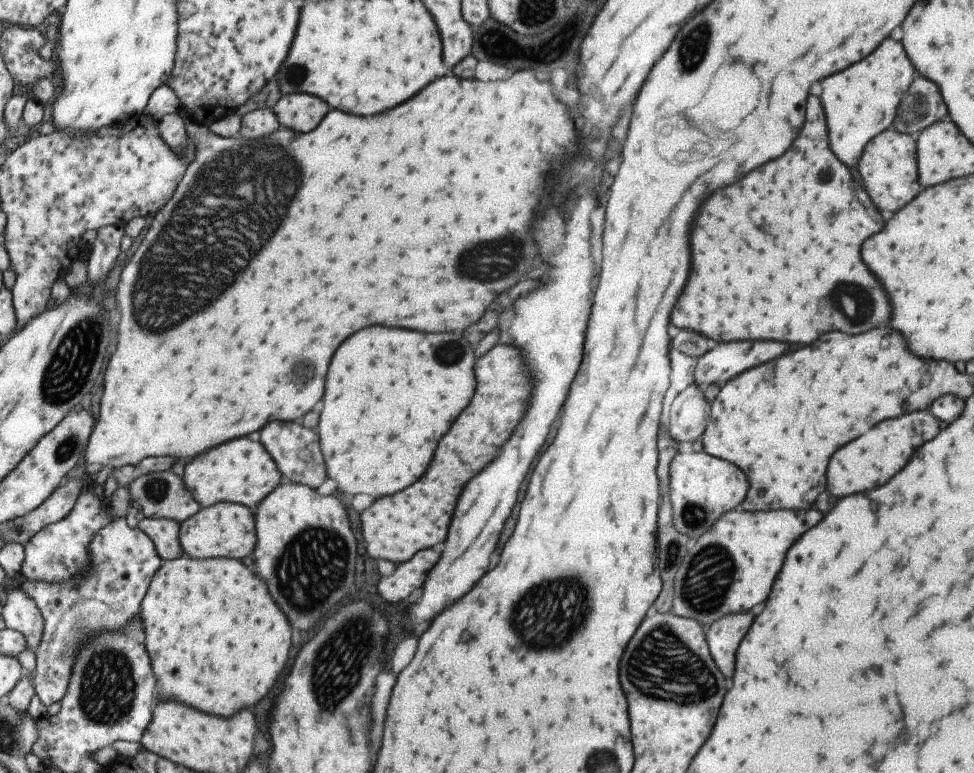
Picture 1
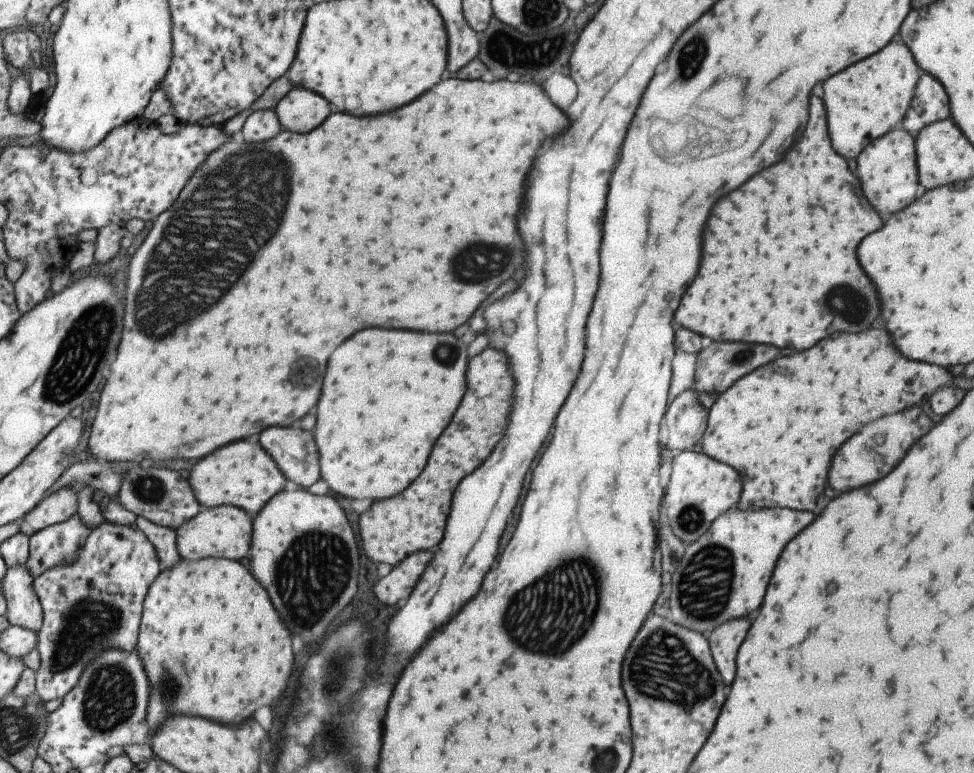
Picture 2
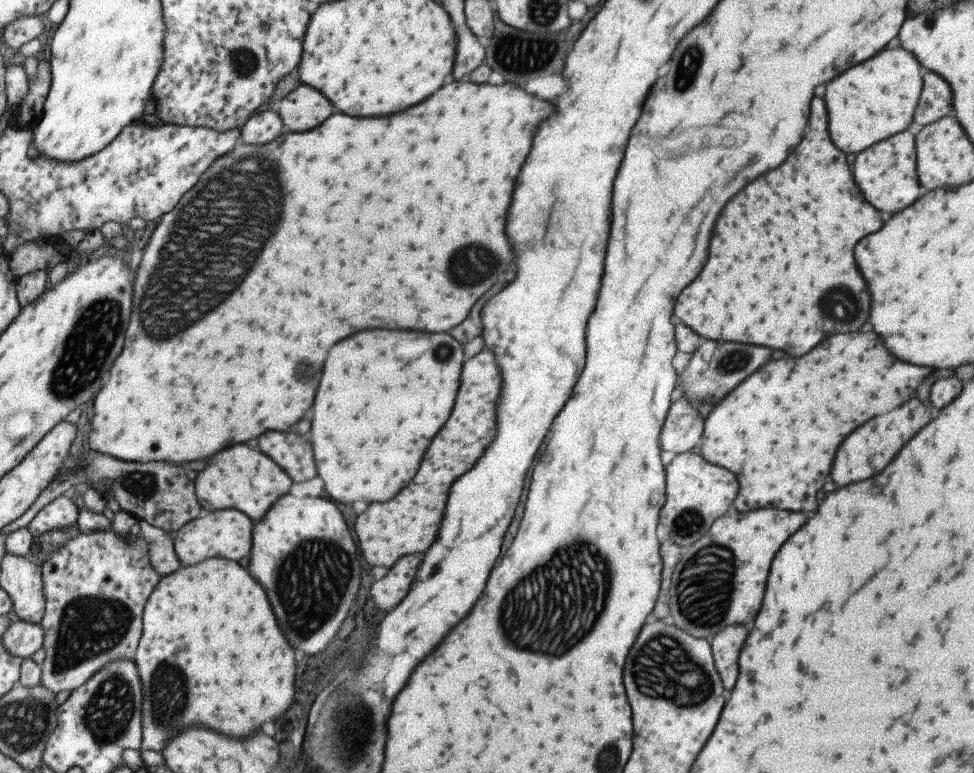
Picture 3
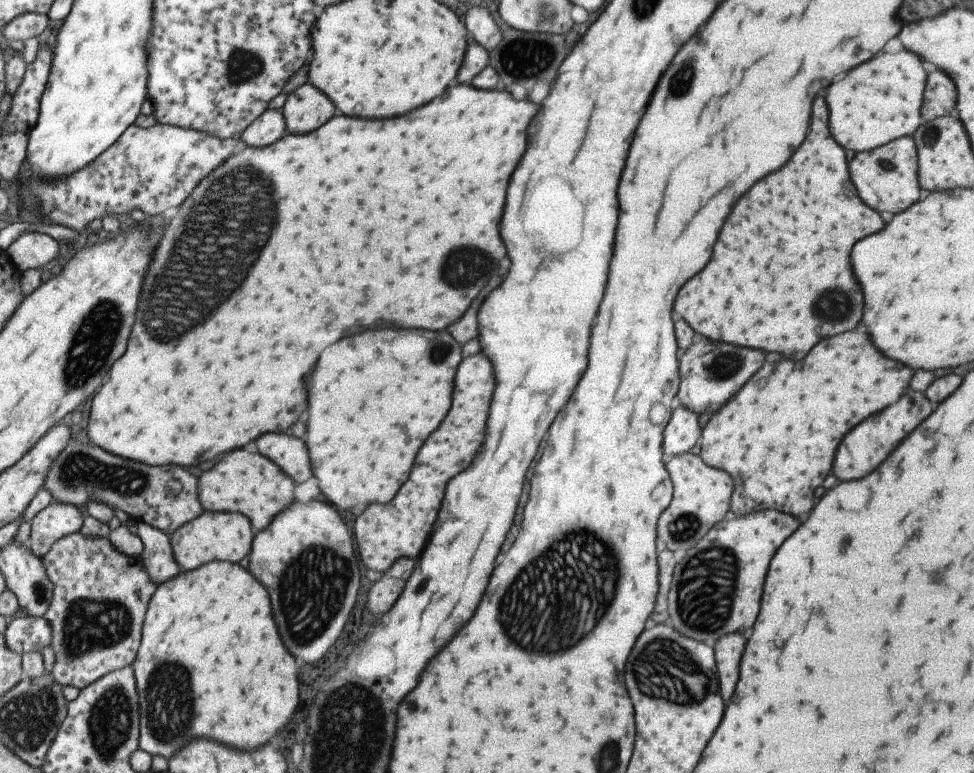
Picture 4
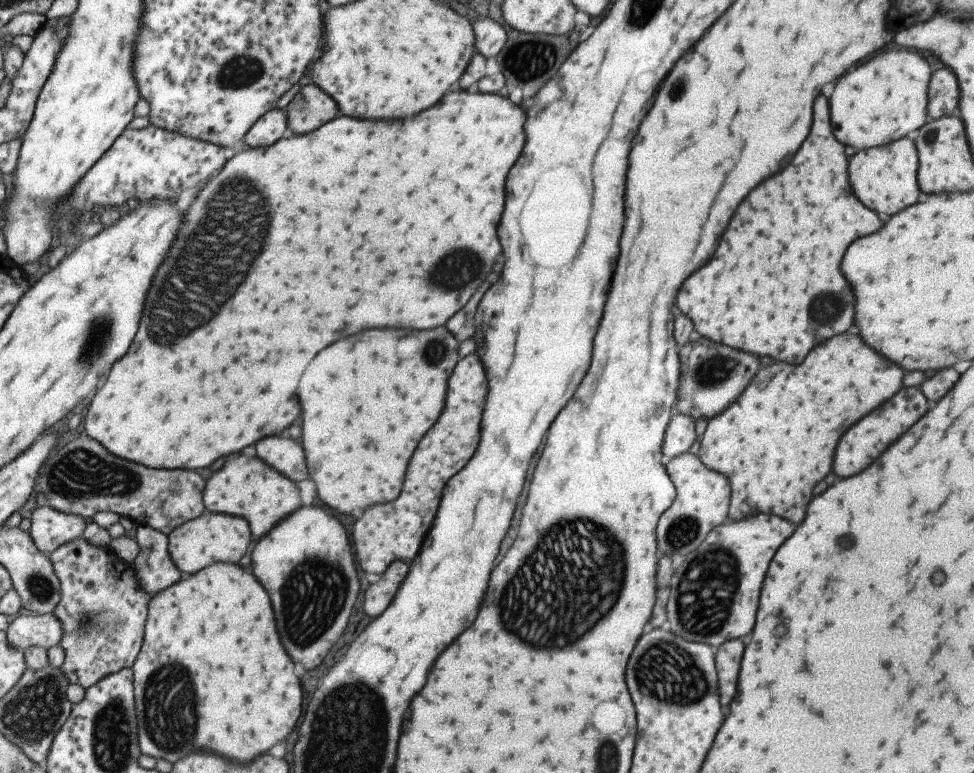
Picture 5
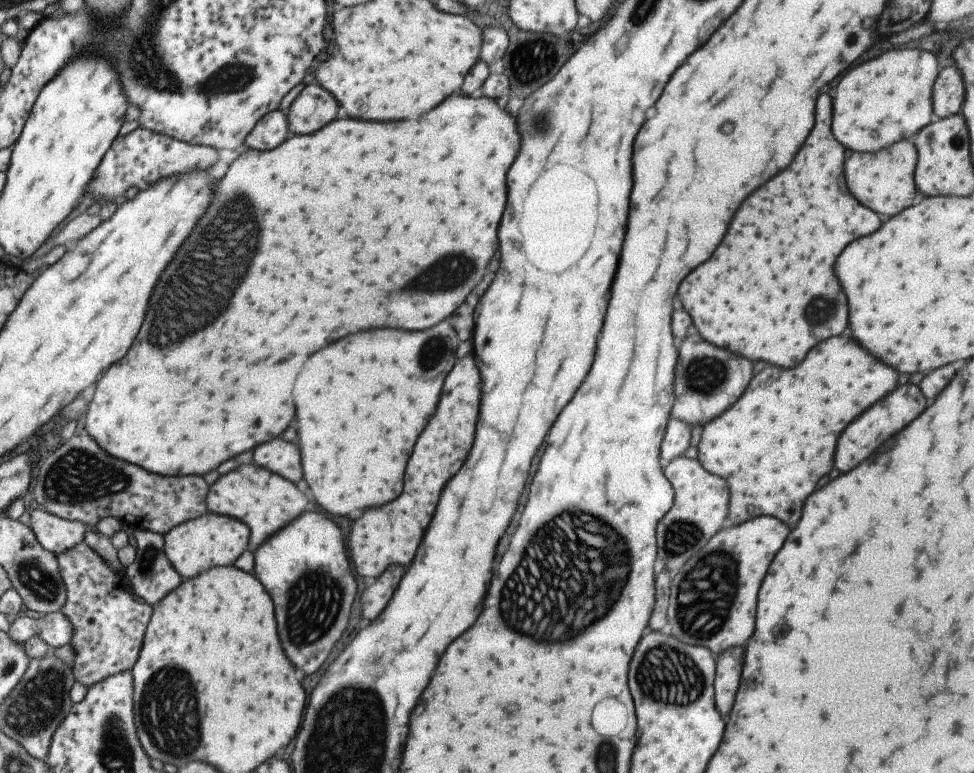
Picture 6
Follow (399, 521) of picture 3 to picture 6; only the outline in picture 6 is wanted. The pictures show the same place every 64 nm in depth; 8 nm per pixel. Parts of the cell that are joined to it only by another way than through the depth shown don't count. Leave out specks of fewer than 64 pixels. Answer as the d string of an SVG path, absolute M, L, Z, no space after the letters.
M473 356L457 360L445 378L437 410L421 432L407 460L403 492L393 502L363 512L363 516L353 522L353 534L349 530L347 545L353 570L357 574L379 576L389 564L409 564L413 560L423 530L433 516L433 508L445 482L461 468L467 452L471 450L479 392L479 370L473 362Z

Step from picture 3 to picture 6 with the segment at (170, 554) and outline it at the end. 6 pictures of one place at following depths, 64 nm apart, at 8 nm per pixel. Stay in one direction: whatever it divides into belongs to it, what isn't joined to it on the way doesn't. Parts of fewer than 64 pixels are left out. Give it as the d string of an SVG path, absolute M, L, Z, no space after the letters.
M135 529L133 533L135 539L135 557L134 562L125 569L126 580L130 593L141 598L149 606L153 606L173 588L177 588L182 582L179 574L171 568L163 554L163 535L149 532L147 530Z

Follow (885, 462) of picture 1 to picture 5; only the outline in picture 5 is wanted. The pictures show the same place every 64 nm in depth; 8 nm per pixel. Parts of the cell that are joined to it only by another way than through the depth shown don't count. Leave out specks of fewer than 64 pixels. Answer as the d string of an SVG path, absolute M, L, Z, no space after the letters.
M901 388L891 400L869 412L865 418L861 418L855 426L849 428L847 434L841 436L835 456L833 456L833 472L841 478L859 474L863 468L867 468L893 440L897 440L911 424L915 424L923 414L927 412L927 400L917 388Z

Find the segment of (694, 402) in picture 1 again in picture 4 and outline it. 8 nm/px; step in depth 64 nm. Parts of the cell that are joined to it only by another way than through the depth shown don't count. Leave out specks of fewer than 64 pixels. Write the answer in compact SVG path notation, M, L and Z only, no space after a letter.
M679 404L663 430L663 452L667 456L675 456L695 446L702 428L699 427L697 415Z

